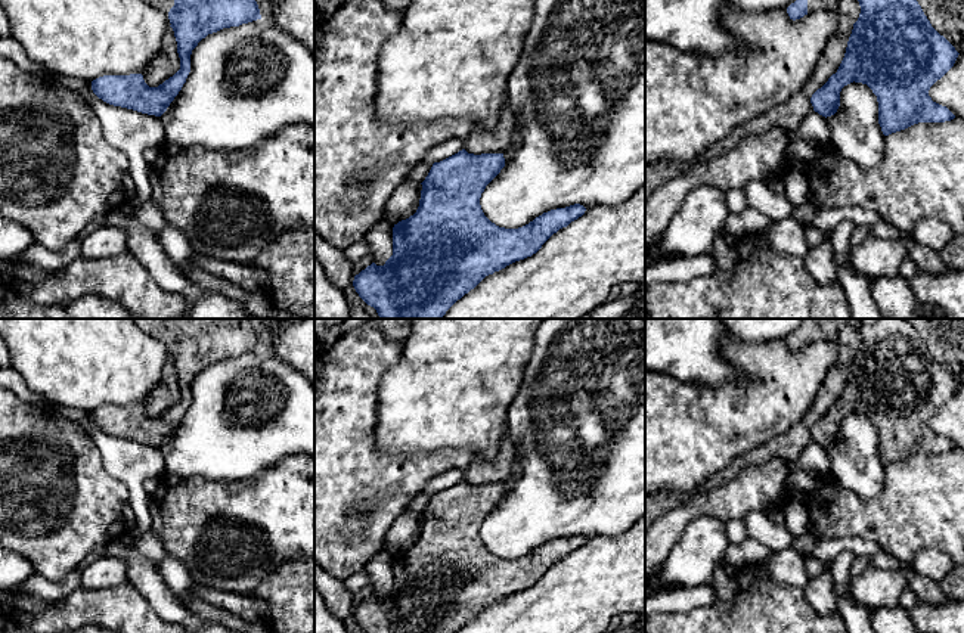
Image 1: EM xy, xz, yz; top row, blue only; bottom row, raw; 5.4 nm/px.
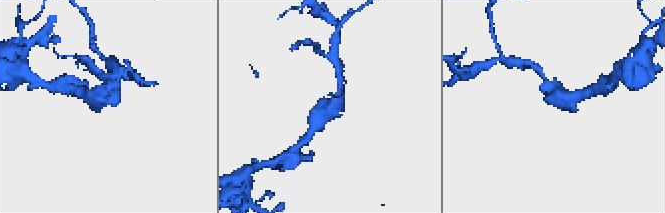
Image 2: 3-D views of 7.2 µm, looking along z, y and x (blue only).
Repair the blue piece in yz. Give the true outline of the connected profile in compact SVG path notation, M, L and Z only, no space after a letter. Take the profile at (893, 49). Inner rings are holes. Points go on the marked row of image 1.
M858 0L861 13L853 24L844 58L828 81L818 89L810 103L822 117L831 117L840 106L840 91L850 83L867 84L877 96L878 124L884 136L918 122L945 122L955 118L946 108L932 100L930 87L955 63L958 52L940 35L924 15L917 0Z

